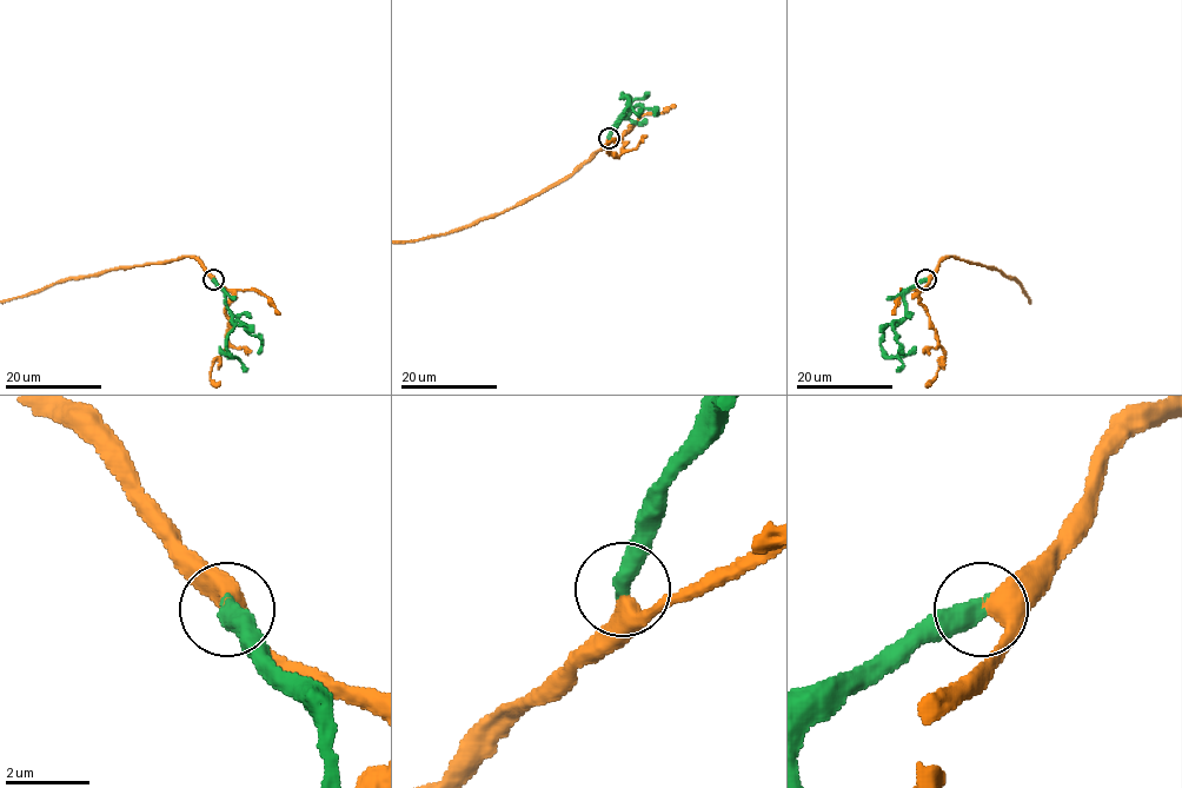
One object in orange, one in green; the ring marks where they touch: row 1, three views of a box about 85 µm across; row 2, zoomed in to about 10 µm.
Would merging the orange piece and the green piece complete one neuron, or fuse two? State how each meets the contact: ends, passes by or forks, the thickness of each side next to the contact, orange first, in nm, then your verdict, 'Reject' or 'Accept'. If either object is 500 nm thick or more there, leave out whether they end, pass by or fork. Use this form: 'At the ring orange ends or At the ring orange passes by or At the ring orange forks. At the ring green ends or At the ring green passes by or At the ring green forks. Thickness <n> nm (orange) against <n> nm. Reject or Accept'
At the ring orange passes by. At the ring green ends. Thickness 380 nm (orange) against 440 nm. Accept

